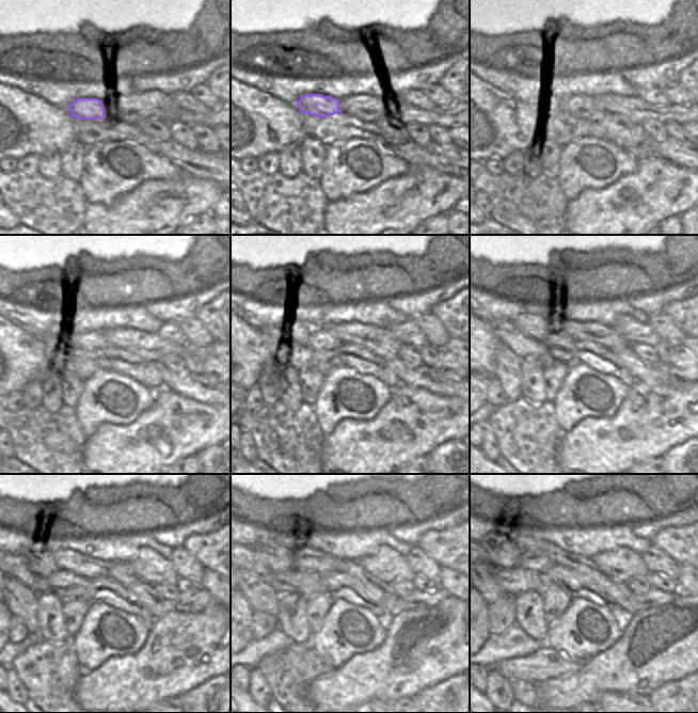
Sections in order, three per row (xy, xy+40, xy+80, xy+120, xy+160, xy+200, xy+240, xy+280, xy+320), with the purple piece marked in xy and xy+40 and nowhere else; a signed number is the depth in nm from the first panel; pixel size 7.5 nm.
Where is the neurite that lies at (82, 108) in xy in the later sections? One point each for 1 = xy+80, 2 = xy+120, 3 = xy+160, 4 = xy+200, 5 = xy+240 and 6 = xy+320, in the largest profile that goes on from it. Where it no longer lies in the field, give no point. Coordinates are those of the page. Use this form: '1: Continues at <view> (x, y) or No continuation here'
1: Continues at xy+80 (554, 101)
2: Continues at xy+120 (72, 338)
3: Continues at xy+160 (299, 329)
4: Continues at xy+200 (529, 326)
5: Continues at xy+240 (42, 564)
6: Continues at xy+320 (501, 553)

